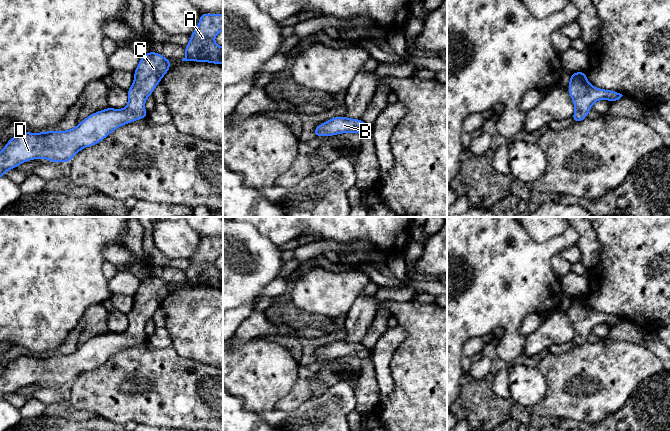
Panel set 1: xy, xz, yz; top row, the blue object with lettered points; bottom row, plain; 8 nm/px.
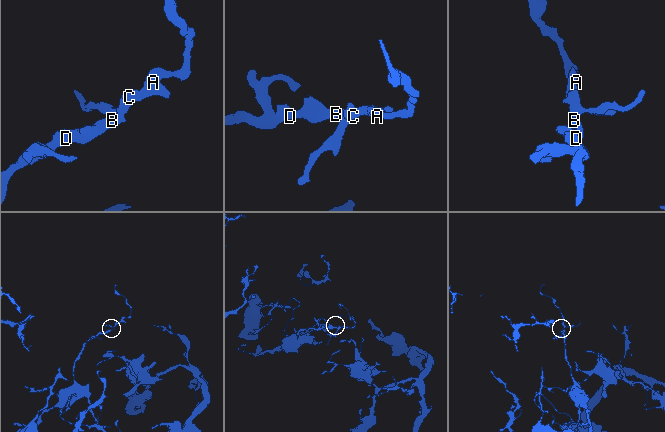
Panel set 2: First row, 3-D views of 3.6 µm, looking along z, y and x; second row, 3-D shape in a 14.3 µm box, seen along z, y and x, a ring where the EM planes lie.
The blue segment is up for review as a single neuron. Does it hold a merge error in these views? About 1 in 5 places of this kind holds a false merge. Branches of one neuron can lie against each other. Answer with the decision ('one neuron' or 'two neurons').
one neuron

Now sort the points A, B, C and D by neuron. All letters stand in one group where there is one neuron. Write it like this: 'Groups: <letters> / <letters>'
Groups: A B C D

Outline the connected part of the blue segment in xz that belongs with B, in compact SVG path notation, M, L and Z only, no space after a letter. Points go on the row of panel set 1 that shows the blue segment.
M346 116L334 117L318 125L314 129L315 137L333 136L341 133L370 133L372 126L365 124L361 119L348 119Z

